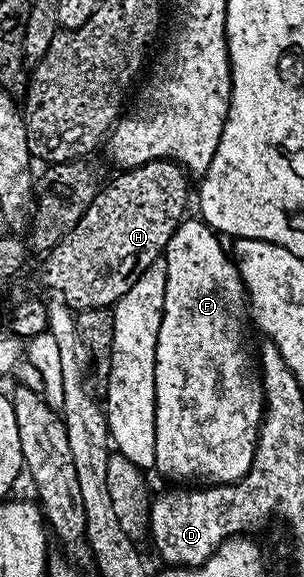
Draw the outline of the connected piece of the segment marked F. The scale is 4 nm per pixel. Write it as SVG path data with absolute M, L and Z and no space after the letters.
M196 217L185 218L184 222L180 224L180 228L174 233L174 237L170 237L168 242L168 249L166 252L166 262L168 264L168 288L166 289L166 297L164 298L164 316L162 317L162 325L158 329L158 345L156 346L156 466L157 472L161 471L168 479L204 479L200 481L207 481L212 485L219 485L222 483L237 483L237 481L244 476L250 469L250 465L254 461L254 453L256 452L256 440L260 438L260 420L264 418L264 401L262 398L262 387L258 382L258 371L248 359L240 360L243 357L244 351L244 315L246 319L246 292L244 290L244 282L240 279L240 273L236 269L235 262L230 258L226 247L223 247L221 236L213 231L207 223L201 221Z

